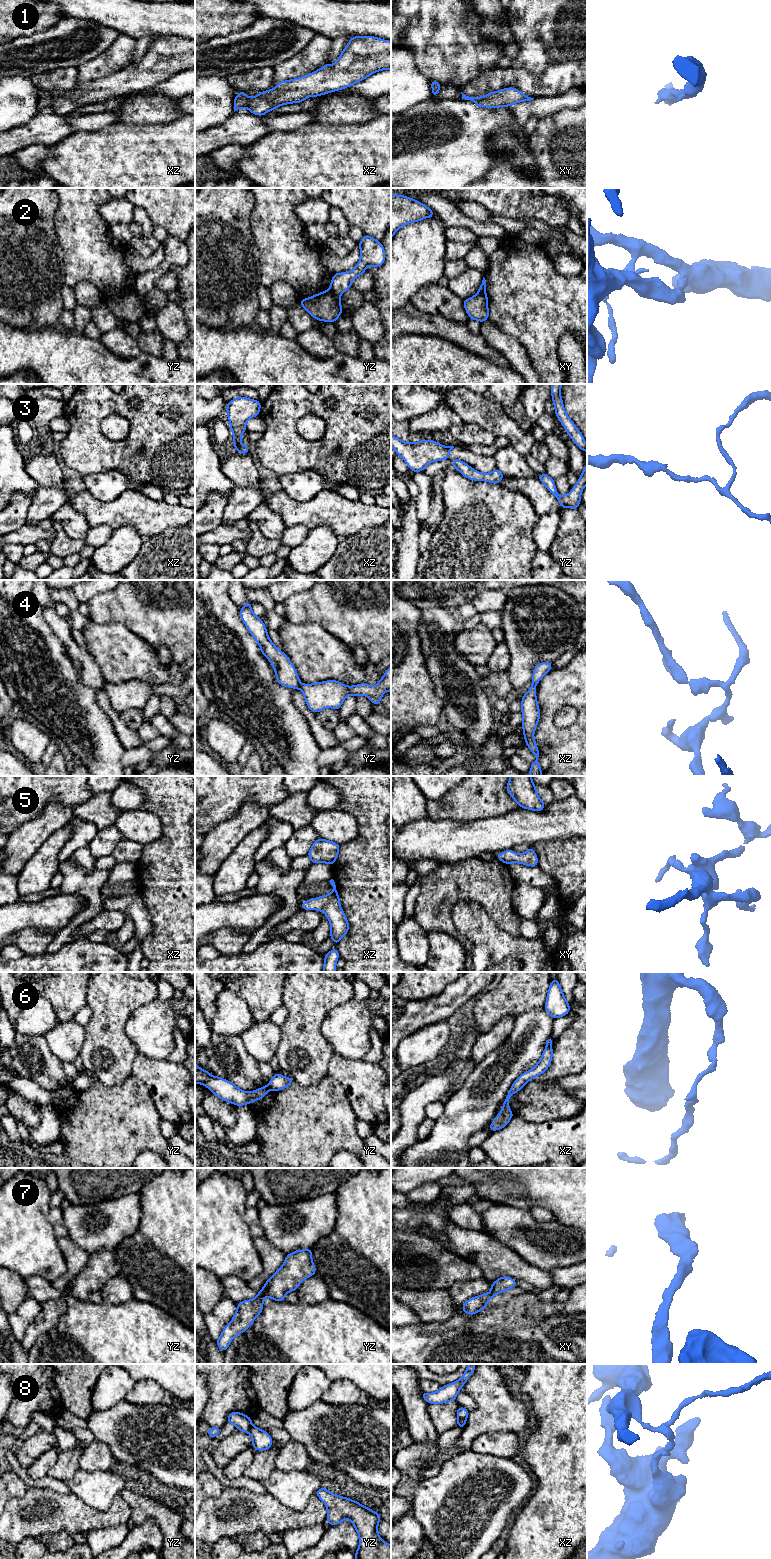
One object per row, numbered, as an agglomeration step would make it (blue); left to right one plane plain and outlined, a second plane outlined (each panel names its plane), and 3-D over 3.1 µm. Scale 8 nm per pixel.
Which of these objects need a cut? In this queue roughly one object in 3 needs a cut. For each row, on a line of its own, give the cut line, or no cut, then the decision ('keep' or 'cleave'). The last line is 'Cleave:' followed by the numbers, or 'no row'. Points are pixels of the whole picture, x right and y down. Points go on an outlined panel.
1: cut none; keep
2: cut yz (329, 289), (338, 296); cleave
3: cut xz (241, 445), (236, 450); cleave
4: cut yz (301, 684), (298, 688); cleave
5: cut none; keep
6: cut yz (268, 1085), (270, 1088); cleave
7: cut none; keep
8: cut xz (458, 1418), (465, 1420); cleave
Cleave: 2, 3, 4, 6, 8

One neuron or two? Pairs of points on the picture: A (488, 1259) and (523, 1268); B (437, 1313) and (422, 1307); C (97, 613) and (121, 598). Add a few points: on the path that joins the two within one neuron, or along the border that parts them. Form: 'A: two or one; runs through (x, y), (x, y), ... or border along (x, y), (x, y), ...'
A: one; runs through (497, 1260), (514, 1266)
B: one; runs through (433, 1309), (426, 1307)
C: one; runs through (103, 608), (108, 604), (115, 604)

